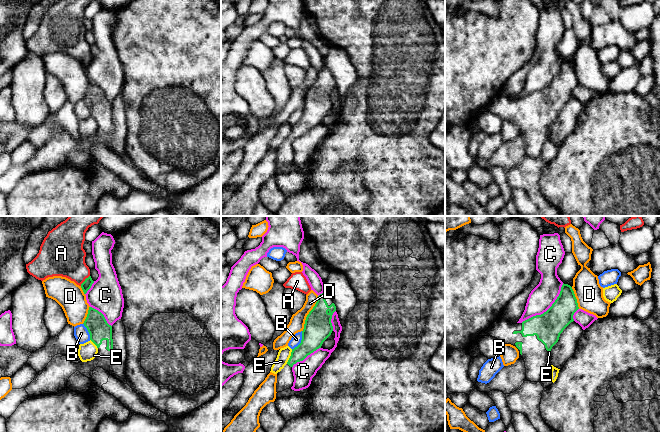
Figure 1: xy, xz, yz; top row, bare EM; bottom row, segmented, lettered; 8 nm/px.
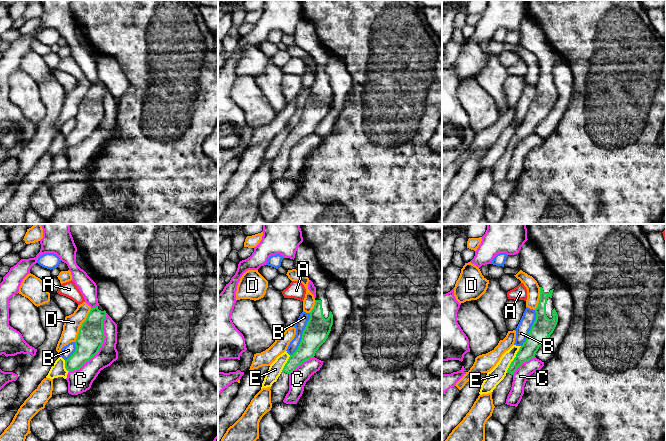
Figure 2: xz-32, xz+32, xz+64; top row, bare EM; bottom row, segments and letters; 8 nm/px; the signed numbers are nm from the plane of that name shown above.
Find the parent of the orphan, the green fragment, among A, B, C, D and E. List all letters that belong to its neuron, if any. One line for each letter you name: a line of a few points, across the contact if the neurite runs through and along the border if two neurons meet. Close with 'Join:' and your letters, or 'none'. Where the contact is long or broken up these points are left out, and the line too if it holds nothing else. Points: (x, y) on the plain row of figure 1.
Join: none

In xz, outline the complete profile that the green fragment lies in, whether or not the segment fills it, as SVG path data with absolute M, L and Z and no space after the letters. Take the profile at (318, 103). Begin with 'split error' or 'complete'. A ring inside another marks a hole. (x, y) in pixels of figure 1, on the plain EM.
split error; M324 64L324 68L318 72L315 82L306 93L301 119L292 125L287 140L277 149L277 169L293 162L293 141L321 124L323 118L331 111L333 107L331 95L335 87L336 82Z

